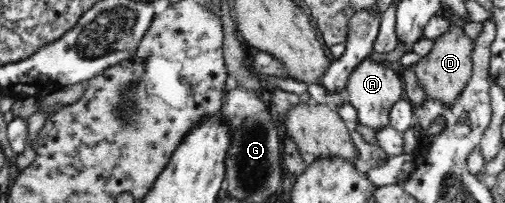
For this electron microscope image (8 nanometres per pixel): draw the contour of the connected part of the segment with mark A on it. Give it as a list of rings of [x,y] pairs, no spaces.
[[[371,55],[364,58],[347,79],[344,91],[348,94],[350,104],[357,109],[358,120],[373,130],[389,126],[389,111],[402,98],[405,98],[404,81],[400,70],[385,66],[384,60],[378,60]]]

